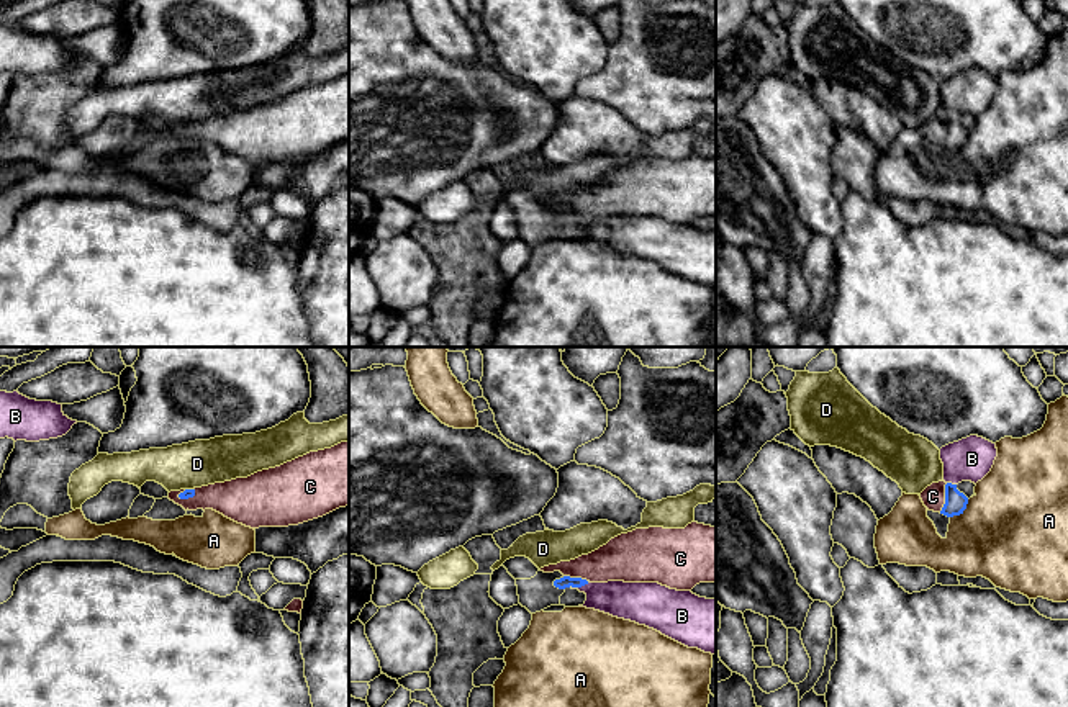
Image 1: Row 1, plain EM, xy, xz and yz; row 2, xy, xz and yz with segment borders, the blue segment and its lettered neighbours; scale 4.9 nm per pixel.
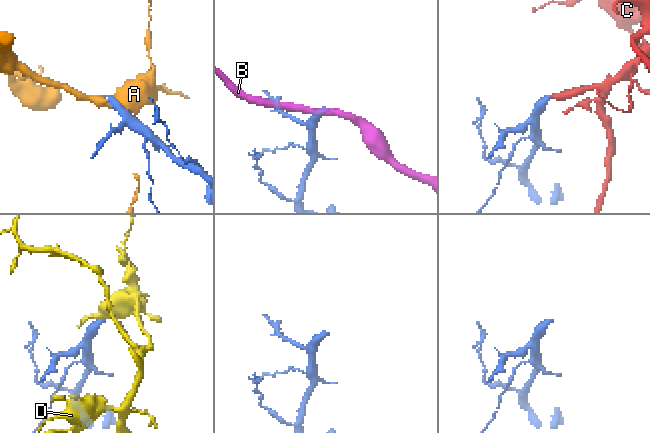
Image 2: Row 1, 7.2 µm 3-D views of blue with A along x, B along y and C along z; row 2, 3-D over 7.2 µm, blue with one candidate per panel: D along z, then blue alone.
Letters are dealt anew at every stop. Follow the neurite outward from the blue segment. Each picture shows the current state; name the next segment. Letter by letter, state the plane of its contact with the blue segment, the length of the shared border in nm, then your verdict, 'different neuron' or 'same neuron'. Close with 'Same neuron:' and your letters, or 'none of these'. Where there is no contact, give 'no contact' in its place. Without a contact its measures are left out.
A: yz | 130 nm | different neuron
B: xz | 110 nm | different neuron
C: yz | 150 nm | same neuron
D: xy | 40 nm | different neuron
Same neuron: C

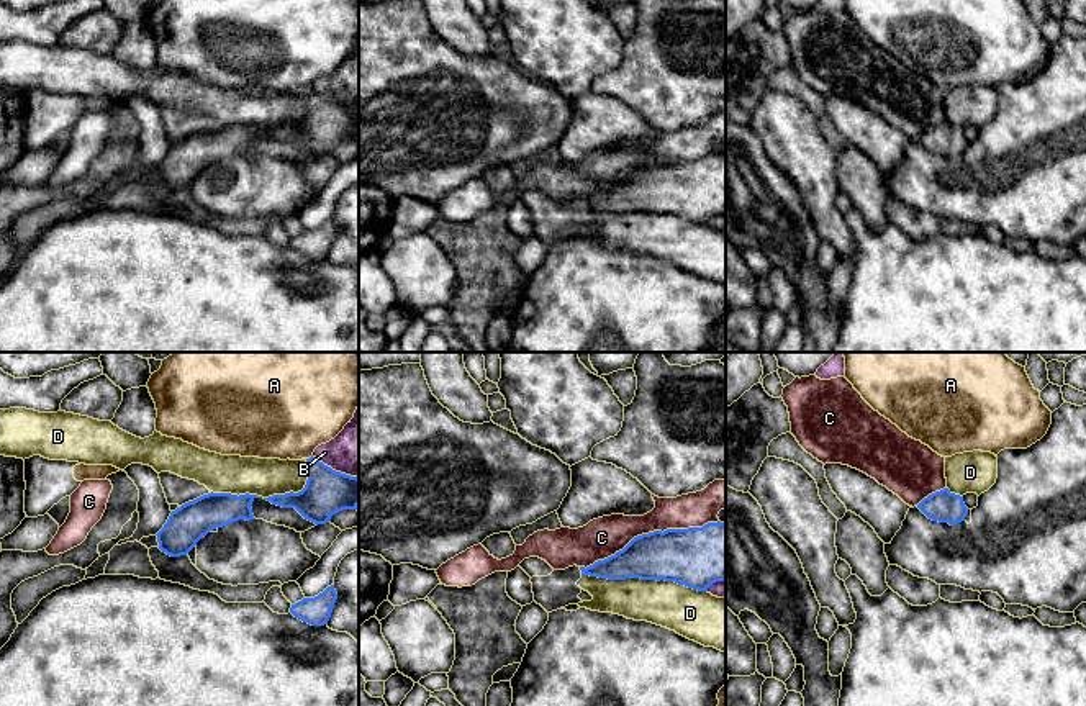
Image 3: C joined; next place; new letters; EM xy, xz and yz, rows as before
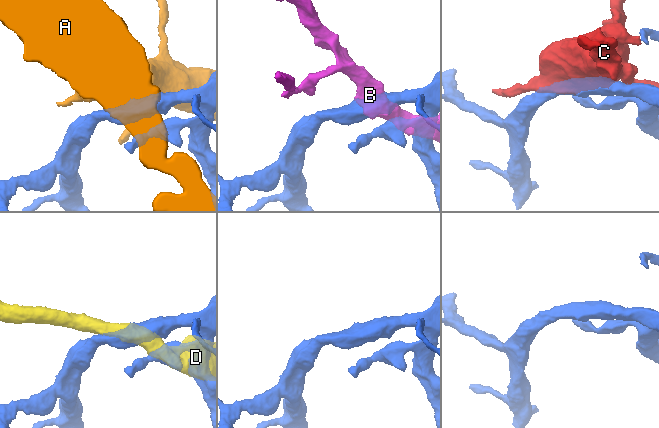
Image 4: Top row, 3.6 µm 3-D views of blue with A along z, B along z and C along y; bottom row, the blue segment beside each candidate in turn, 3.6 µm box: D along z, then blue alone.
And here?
A: xy | 40 nm | different neuron
B: xy | 260 nm | different neuron
C: xz | 700 nm | different neuron
D: xz | 600 nm | different neuron
Same neuron: none of these

